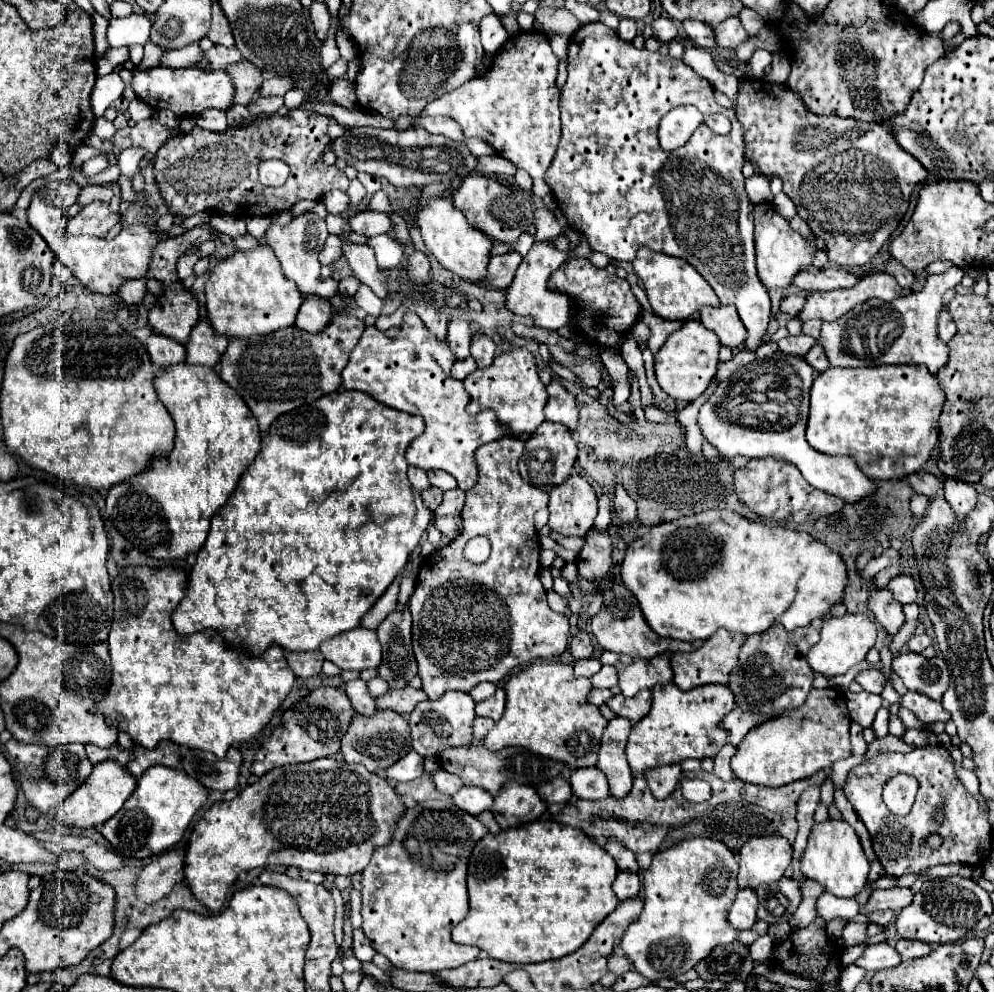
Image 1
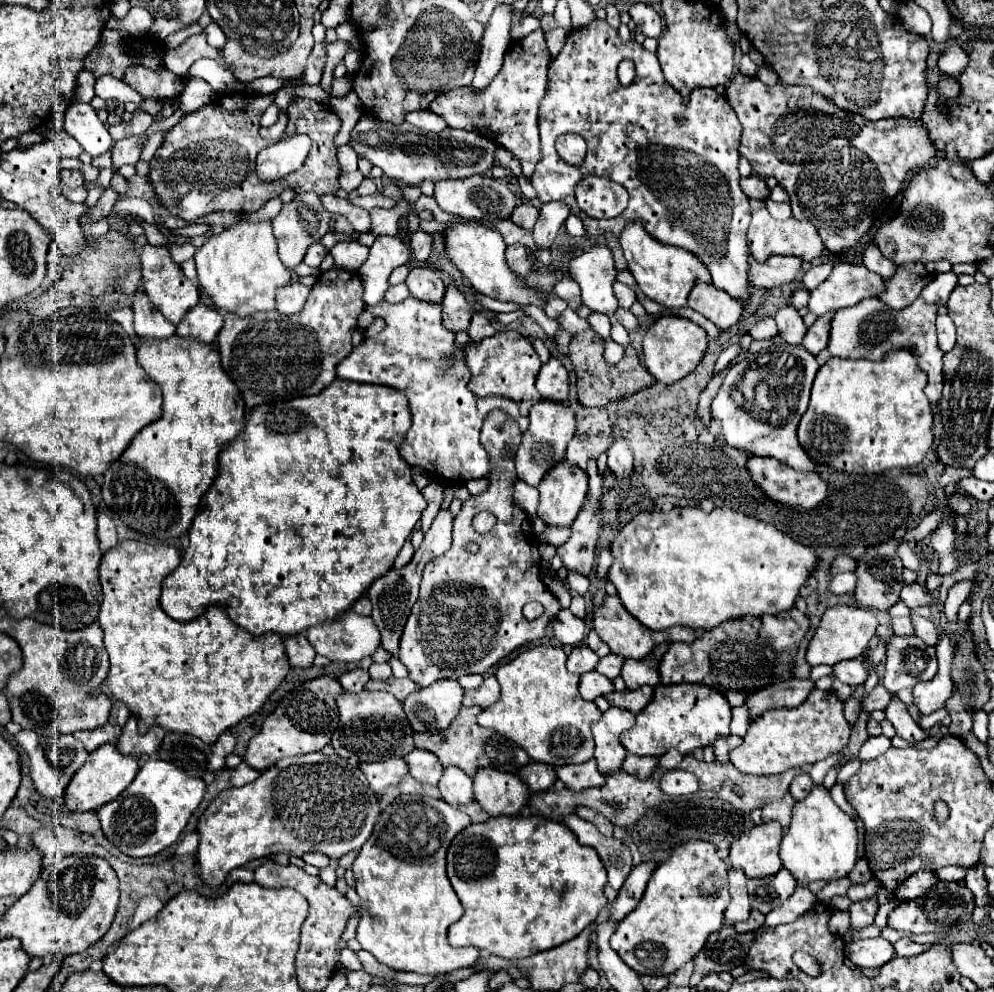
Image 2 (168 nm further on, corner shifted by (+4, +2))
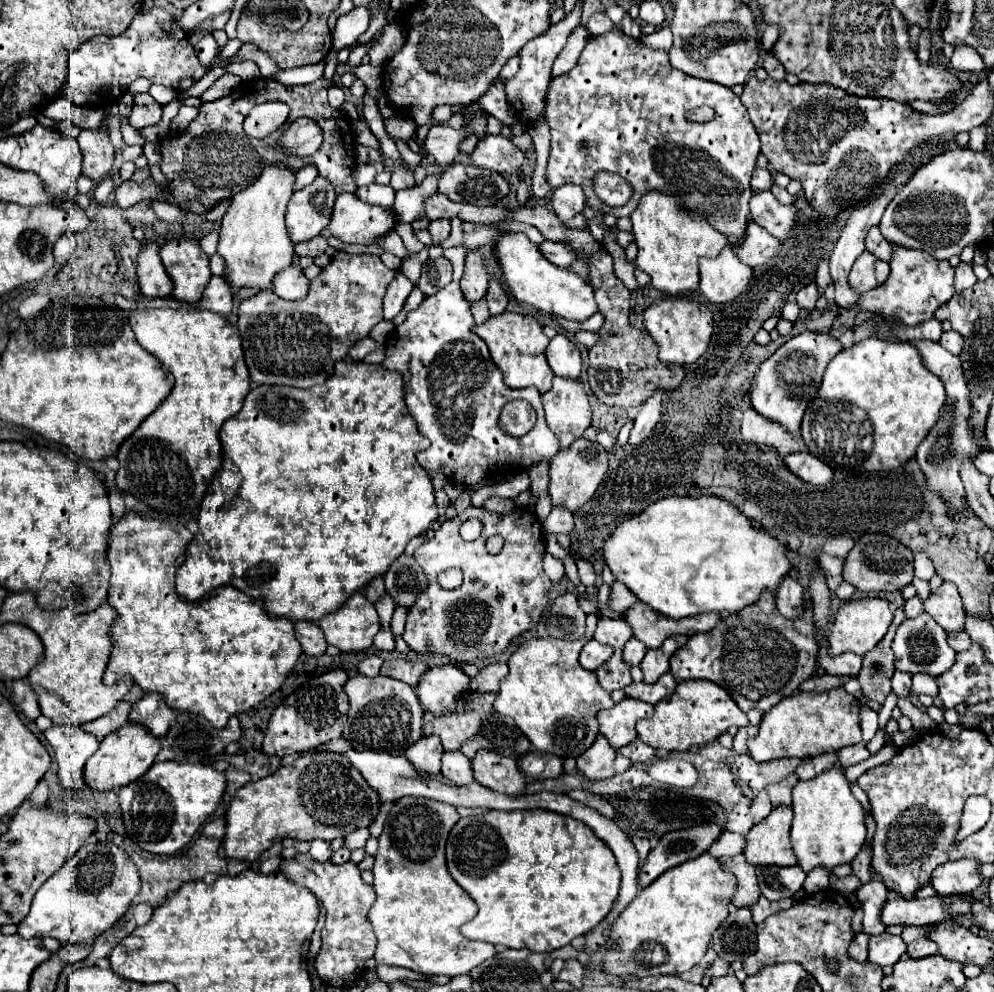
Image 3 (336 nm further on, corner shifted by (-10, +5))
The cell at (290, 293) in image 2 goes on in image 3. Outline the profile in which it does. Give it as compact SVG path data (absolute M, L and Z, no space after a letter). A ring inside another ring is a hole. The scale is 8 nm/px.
M293 264L291 268L285 268L275 276L275 288L273 292L281 296L283 300L303 300L309 290L309 280L303 274L303 268L299 264Z

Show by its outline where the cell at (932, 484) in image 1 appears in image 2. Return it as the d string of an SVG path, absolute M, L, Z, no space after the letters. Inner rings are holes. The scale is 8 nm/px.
M949 467L949 469L945 469L945 473L941 475L939 483L941 483L941 487L945 487L945 485L949 485L949 483L957 483L957 481L961 481L961 479L965 479L965 477L973 477L973 471L971 471L971 469Z

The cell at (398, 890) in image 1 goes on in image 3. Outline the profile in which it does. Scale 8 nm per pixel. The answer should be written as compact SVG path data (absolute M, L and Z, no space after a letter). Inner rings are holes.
M401 798L391 806L391 812L385 820L383 834L379 836L379 848L373 864L373 888L377 894L375 906L369 912L369 920L373 924L373 932L377 936L375 960L379 964L403 966L421 974L447 974L459 976L467 974L471 968L479 966L483 960L495 956L495 946L487 942L471 942L461 936L459 926L469 922L477 914L477 904L473 898L451 878L447 872L445 860L445 844L449 832L459 822L459 812L443 802L429 798Z

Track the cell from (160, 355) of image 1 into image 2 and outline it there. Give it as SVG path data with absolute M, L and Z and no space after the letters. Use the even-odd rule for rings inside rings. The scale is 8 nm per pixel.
M137 289L133 299L133 315L135 315L135 333L141 337L169 337L175 333L175 325L169 323L161 311L157 311L143 289Z

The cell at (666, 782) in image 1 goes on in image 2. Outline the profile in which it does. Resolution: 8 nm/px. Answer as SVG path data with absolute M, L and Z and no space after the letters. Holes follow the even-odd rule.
M627 755L625 757L625 763L621 765L623 771L639 777L639 779L647 779L653 769L659 765L659 759L657 757L637 757L637 755Z

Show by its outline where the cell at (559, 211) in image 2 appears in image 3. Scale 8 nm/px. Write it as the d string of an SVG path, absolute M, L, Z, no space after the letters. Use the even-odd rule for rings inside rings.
M565 184L563 188L557 188L553 192L551 206L553 206L553 212L557 214L557 218L565 224L573 216L583 212L583 208L585 208L583 190L579 186L575 186L575 184Z

